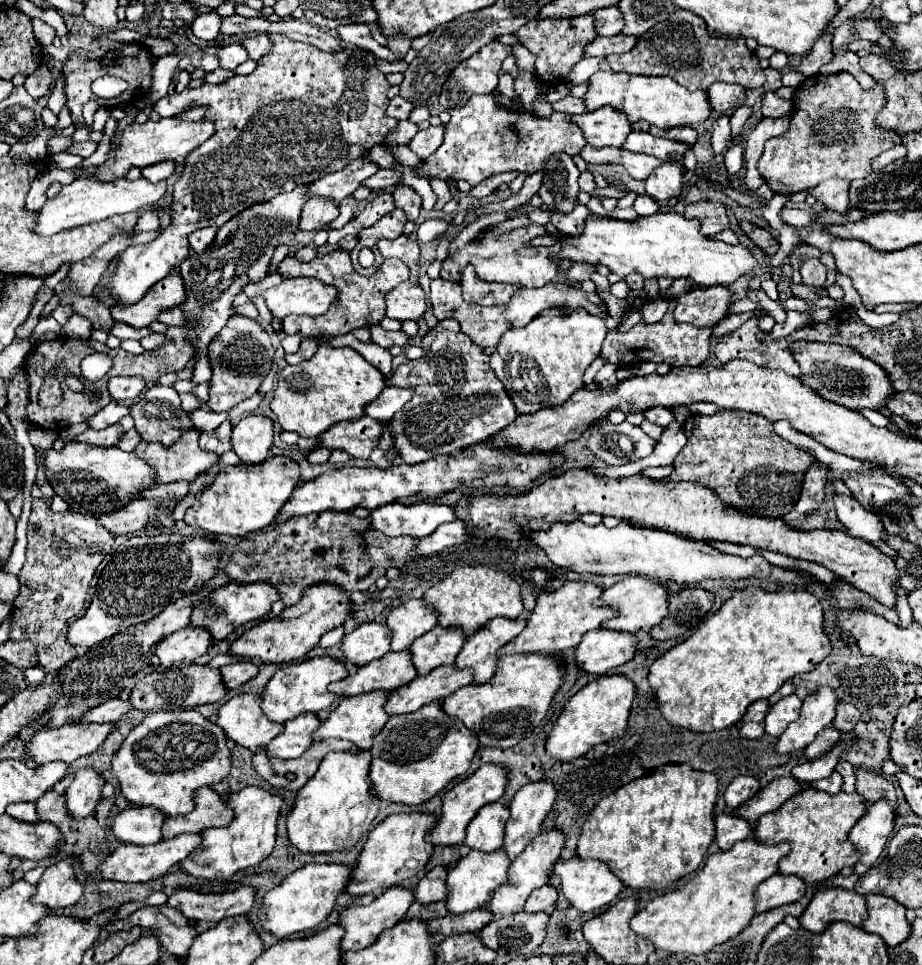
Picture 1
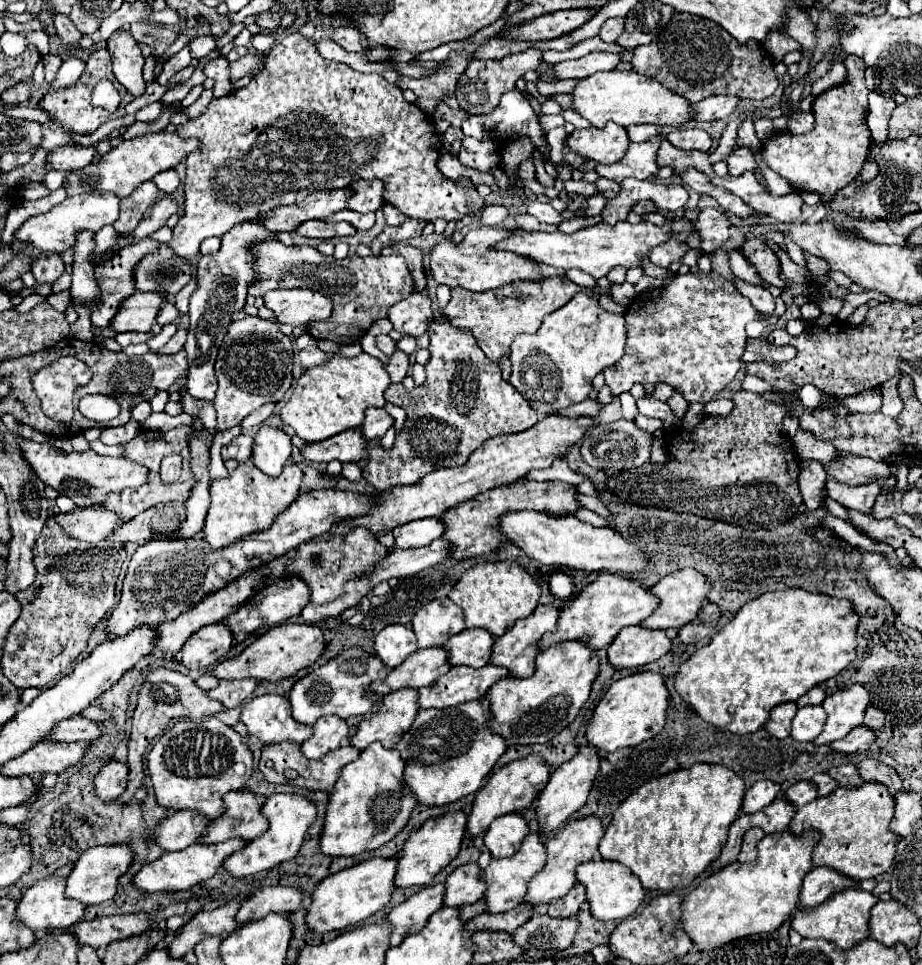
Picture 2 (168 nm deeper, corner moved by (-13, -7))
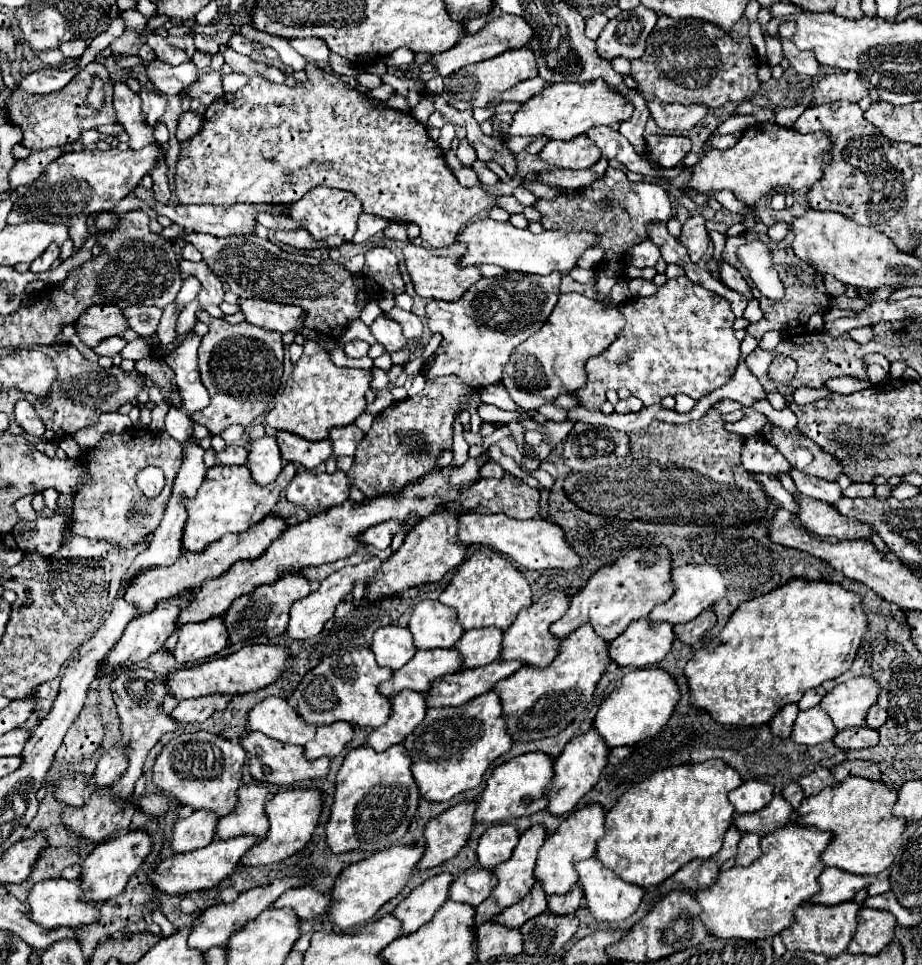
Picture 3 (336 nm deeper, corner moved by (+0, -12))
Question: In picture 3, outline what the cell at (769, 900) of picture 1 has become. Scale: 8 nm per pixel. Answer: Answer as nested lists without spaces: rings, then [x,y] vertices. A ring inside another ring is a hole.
[[[827,867],[819,877],[819,885],[821,885],[821,891],[811,899],[811,903],[839,905],[839,903],[851,901],[859,889],[869,887],[869,877]]]

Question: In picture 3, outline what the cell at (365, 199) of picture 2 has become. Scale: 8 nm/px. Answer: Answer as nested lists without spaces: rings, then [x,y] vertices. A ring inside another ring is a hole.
[[[313,187],[309,193],[305,193],[297,203],[287,205],[285,215],[299,223],[301,229],[309,231],[317,241],[323,241],[329,235],[339,235],[347,243],[353,239],[357,231],[357,217],[361,215],[361,201],[341,189],[329,189],[329,187]]]

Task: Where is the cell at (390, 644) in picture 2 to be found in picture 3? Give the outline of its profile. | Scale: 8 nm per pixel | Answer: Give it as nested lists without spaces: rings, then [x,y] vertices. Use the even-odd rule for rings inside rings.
[[[397,625],[377,629],[373,635],[371,649],[377,657],[377,663],[381,667],[391,667],[391,669],[401,669],[417,653],[409,629]]]

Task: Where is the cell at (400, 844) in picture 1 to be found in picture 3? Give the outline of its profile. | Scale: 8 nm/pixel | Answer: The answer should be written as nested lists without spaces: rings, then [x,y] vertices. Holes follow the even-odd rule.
[[[461,801],[427,823],[425,855],[419,861],[417,869],[431,869],[435,865],[441,865],[447,859],[455,857],[463,845],[467,845],[475,827],[475,809],[477,801]]]

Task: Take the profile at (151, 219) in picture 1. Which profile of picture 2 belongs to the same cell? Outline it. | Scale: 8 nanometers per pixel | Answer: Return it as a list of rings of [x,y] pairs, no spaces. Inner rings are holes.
[[[154,238],[140,240],[134,246],[122,248],[104,266],[96,266],[96,280],[102,290],[102,302],[92,310],[92,326],[108,328],[118,312],[118,306],[136,290],[134,268],[146,254],[154,254],[160,242]]]

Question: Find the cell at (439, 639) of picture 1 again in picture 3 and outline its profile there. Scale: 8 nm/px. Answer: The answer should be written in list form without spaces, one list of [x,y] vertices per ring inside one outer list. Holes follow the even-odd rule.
[[[497,627],[465,631],[455,645],[455,649],[463,655],[463,667],[481,667],[499,659],[501,639],[503,631],[497,631]]]

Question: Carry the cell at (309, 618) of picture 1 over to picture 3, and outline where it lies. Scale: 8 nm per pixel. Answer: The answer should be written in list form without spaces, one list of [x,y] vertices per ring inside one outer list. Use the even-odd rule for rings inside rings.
[[[249,645],[239,649],[237,653],[231,653],[227,657],[211,659],[195,667],[187,669],[177,669],[171,671],[165,677],[167,693],[171,693],[175,699],[193,699],[193,697],[205,697],[205,695],[241,695],[249,691],[263,689],[271,685],[283,671],[287,663],[287,649],[279,645]]]

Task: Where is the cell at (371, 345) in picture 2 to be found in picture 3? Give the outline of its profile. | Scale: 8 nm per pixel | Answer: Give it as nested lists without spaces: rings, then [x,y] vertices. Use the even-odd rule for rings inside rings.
[[[374,367],[372,371],[373,371],[373,380],[371,382],[372,389],[381,389],[389,385],[390,380],[388,374],[385,371],[376,367]]]

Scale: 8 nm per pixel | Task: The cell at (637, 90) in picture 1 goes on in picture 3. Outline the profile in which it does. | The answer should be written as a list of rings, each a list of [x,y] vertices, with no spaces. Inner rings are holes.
[[[601,79],[589,83],[555,83],[547,85],[543,91],[535,93],[529,101],[525,101],[517,113],[513,113],[513,121],[495,133],[497,139],[505,137],[547,137],[571,141],[585,131],[599,125],[613,125],[629,119],[633,113],[631,103],[617,95],[611,87],[607,87]]]

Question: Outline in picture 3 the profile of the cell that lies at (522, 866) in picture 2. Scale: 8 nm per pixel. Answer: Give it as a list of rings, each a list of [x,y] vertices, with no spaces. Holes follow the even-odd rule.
[[[537,823],[529,827],[509,861],[497,865],[493,871],[499,877],[499,885],[493,891],[493,897],[497,899],[499,907],[509,907],[525,897],[529,889],[535,883],[535,863],[537,863],[537,851],[543,845],[547,837],[547,829]]]

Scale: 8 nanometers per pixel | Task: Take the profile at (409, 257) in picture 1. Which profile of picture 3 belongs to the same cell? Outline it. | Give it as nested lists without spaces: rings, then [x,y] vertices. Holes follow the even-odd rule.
[[[375,247],[365,253],[363,275],[371,277],[383,291],[391,291],[395,295],[405,291],[405,283],[397,267],[397,257],[385,247]]]

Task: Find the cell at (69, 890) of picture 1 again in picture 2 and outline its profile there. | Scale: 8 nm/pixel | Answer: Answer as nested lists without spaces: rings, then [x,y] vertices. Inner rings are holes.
[[[96,846],[86,850],[78,858],[70,876],[66,878],[66,892],[64,892],[66,898],[76,898],[86,906],[110,900],[116,894],[118,878],[128,870],[130,862],[132,862],[132,850],[128,846]]]

